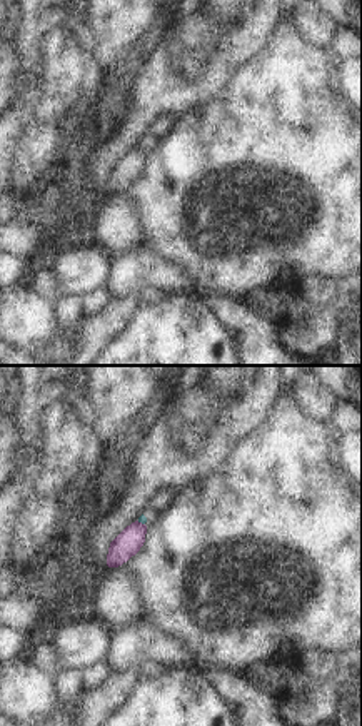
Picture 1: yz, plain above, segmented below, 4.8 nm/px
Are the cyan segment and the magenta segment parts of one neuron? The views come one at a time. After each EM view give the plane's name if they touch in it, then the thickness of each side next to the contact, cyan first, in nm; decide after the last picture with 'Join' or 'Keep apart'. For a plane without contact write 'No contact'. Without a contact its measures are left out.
Touches cyan in yz. Thickness 40 nm (cyan) against 120 nm

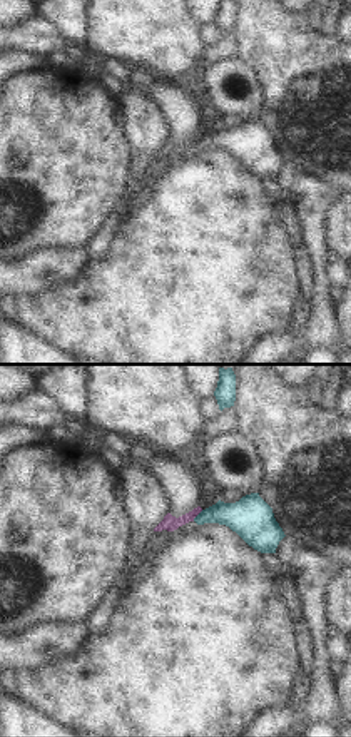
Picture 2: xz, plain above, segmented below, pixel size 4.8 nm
Touches cyan in xz. Thickness 200 nm (cyan) against 70 nm

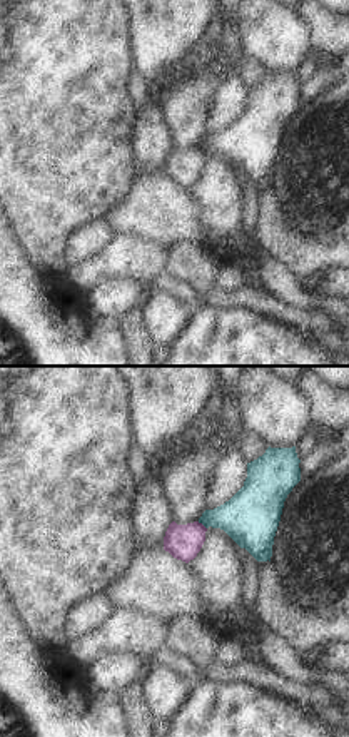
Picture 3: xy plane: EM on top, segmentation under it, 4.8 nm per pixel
Touches cyan in xy. Thickness 280 nm (cyan) against 170 nm

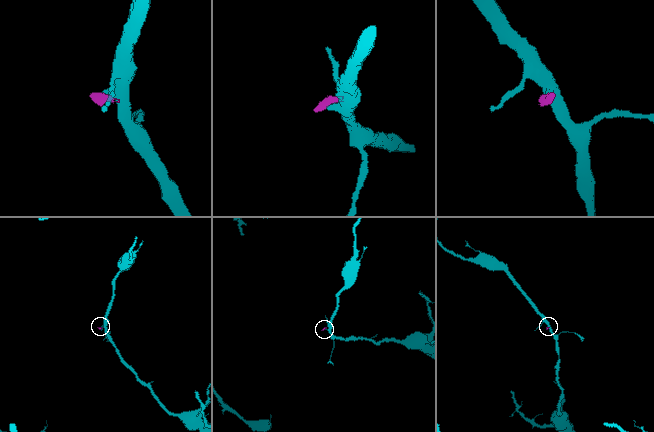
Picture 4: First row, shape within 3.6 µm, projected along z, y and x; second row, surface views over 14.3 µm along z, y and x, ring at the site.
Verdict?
Keep apart

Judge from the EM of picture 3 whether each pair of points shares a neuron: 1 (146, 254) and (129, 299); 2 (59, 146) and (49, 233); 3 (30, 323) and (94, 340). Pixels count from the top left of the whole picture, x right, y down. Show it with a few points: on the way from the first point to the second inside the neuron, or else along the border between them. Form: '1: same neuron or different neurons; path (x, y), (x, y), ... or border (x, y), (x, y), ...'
1: different neurons; border (97, 281), (141, 279), (147, 283)
2: same neuron; path (55, 167), (49, 186), (49, 211)
3: same neuron; path (45, 338), (79, 340)

